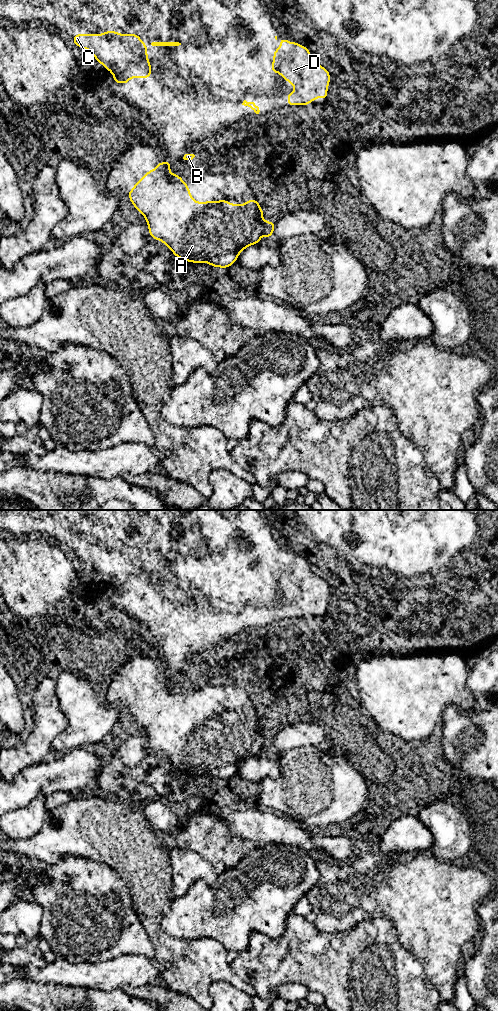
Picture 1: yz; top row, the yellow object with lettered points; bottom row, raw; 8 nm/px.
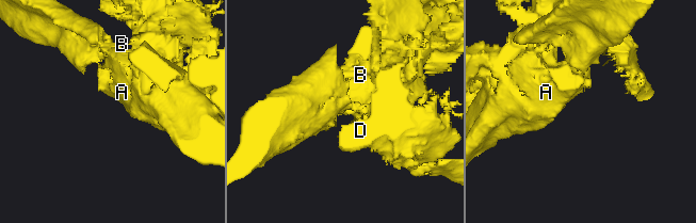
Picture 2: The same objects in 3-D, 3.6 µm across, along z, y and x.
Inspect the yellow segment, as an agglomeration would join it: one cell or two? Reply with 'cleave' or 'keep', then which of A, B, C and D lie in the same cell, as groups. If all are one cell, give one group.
keep; A B C D

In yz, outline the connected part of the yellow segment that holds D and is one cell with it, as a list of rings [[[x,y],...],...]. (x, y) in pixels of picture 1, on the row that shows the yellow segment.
[[[281,38],[280,46],[278,49],[275,49],[273,54],[271,70],[273,73],[279,73],[287,82],[295,87],[295,91],[289,92],[287,95],[288,106],[295,106],[296,103],[299,106],[305,106],[316,98],[327,99],[330,72],[312,59],[307,47]]]

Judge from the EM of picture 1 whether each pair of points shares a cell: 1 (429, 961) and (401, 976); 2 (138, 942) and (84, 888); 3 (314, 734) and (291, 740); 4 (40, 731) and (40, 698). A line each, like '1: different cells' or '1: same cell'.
1: different cells
2: same cell
3: same cell
4: same cell

